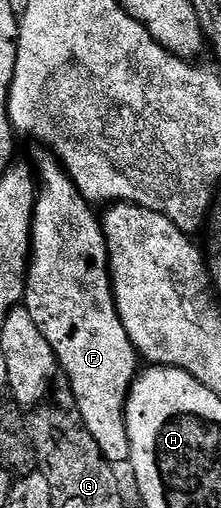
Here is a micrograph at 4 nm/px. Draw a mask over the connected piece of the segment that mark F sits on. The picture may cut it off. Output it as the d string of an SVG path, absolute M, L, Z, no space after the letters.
M46 156L39 162L39 174L37 170L37 197L35 200L35 212L31 215L31 253L29 255L29 265L27 268L27 277L23 288L23 302L25 308L29 312L29 316L33 316L33 324L37 324L37 328L41 328L41 336L45 336L45 340L49 340L49 344L55 353L56 363L67 373L67 382L71 385L71 394L75 397L75 406L79 409L77 413L78 421L82 427L89 432L89 436L93 436L93 440L97 440L97 448L101 448L101 452L107 458L108 462L118 464L118 462L126 463L131 457L131 449L129 448L129 436L127 435L127 393L131 391L131 383L135 381L141 370L141 359L139 351L135 345L129 340L129 336L125 332L125 324L121 324L121 316L115 307L115 293L111 291L111 271L107 260L107 241L103 235L103 227L97 214L94 214L92 203L83 197L83 193L75 187L75 182L71 179L70 174L63 169L62 165L54 157Z

